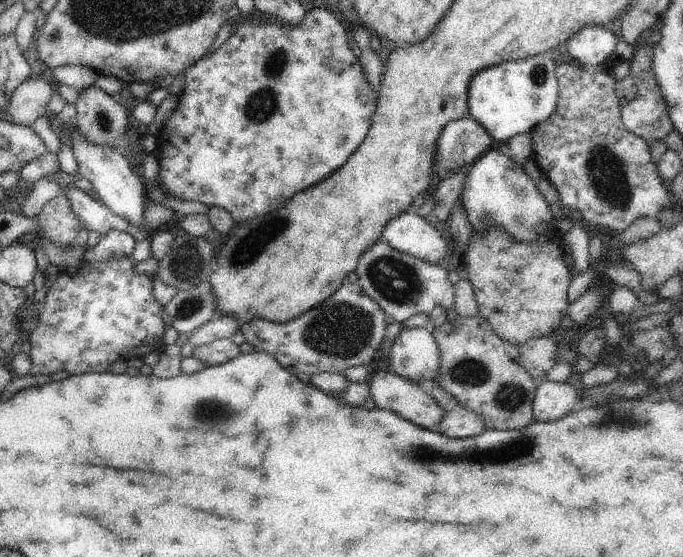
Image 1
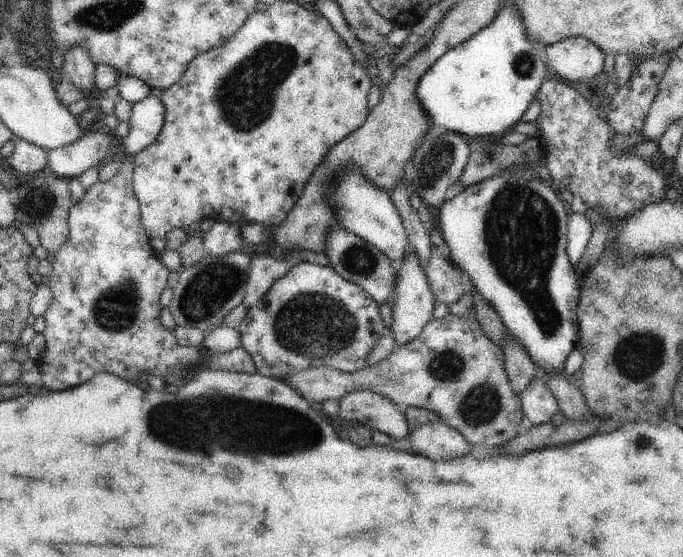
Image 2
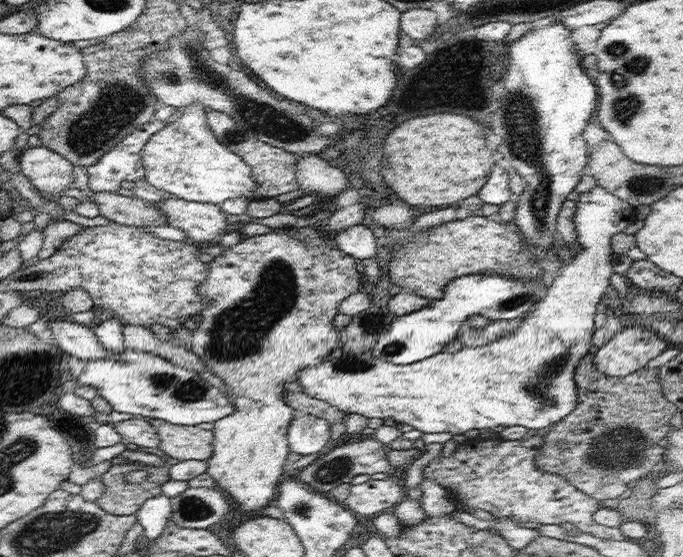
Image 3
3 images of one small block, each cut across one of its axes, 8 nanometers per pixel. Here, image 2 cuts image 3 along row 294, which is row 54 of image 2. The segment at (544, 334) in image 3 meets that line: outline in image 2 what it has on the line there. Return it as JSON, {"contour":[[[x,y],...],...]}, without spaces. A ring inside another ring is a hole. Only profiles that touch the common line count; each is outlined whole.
{"contour":[[[571,36],[543,46],[551,75],[564,82],[592,80],[602,73],[605,54],[587,38]]]}

